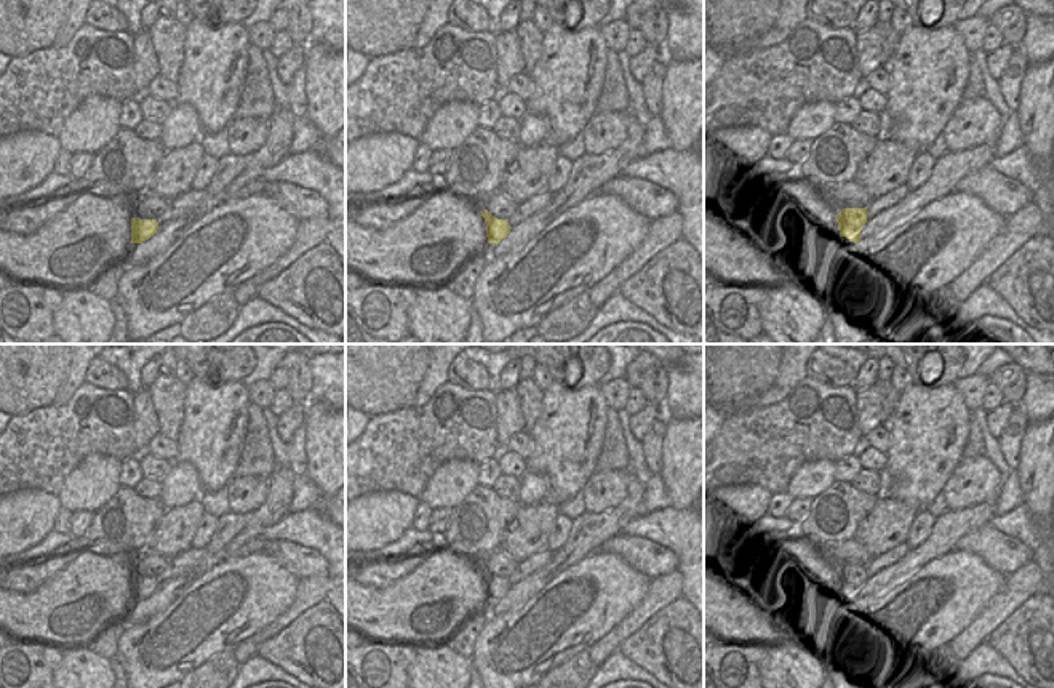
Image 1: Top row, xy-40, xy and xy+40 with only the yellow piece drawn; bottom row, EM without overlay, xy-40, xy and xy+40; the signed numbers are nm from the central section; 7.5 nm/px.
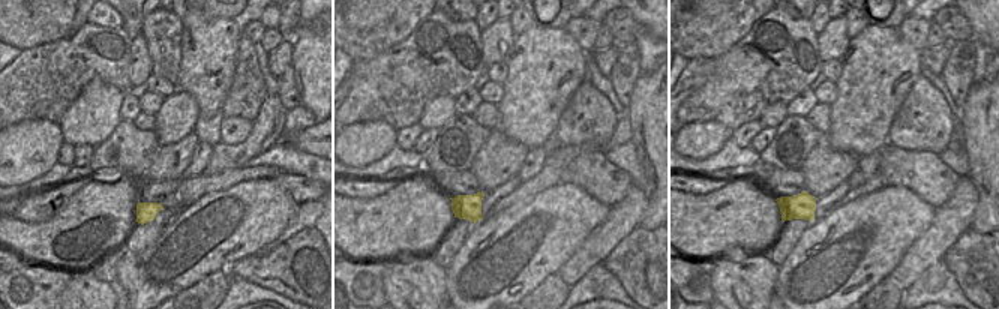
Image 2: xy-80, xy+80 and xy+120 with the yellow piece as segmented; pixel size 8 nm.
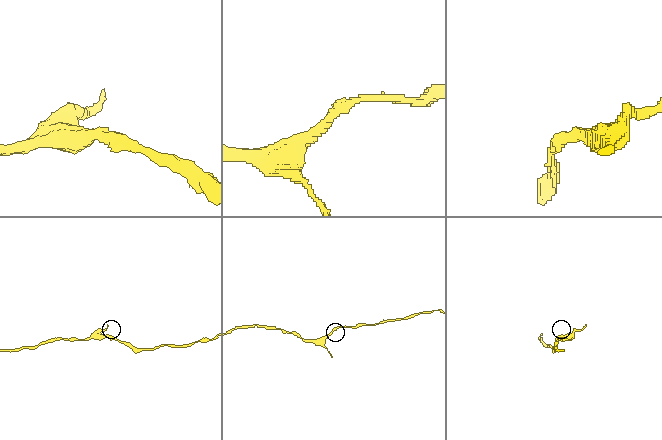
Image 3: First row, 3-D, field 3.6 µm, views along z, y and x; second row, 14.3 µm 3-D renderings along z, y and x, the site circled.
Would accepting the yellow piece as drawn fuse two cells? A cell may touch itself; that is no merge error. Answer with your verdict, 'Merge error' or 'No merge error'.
No merge error.

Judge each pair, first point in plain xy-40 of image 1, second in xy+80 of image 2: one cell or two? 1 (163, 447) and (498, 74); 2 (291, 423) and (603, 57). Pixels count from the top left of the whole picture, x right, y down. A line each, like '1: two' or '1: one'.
1: one
2: one

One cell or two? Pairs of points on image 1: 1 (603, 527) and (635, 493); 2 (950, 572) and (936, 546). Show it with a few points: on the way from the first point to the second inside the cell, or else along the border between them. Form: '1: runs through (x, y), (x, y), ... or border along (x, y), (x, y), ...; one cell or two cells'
1: runs through (613, 520), (630, 503); one cell
2: border along (954, 548), (926, 562), (910, 576); two cells

